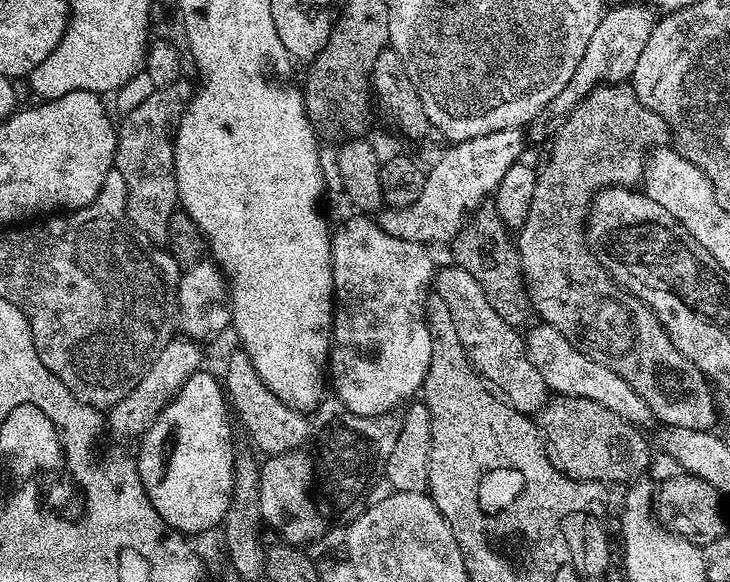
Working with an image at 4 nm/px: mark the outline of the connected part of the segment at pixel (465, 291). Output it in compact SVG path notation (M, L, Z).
M455 262L449 263L449 268L444 268L435 273L434 292L446 302L450 314L454 318L454 330L458 330L458 339L462 341L462 350L466 350L468 360L475 368L477 374L487 382L507 403L517 408L525 414L539 413L540 409L548 403L550 393L542 374L538 374L538 366L528 357L528 347L524 344L524 336L521 335L513 325L507 324L503 318L498 315L498 310L490 306L490 301L486 298L486 293L482 286L478 286L477 280L462 270Z

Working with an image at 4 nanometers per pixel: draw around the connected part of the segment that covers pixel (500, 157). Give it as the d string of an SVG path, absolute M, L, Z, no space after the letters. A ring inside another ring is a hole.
M519 128L498 130L494 134L482 134L478 138L453 143L452 148L436 165L427 169L422 194L410 206L388 208L381 211L378 223L386 234L402 238L406 242L433 246L451 242L464 221L495 193L502 174L521 159L524 152L524 135Z

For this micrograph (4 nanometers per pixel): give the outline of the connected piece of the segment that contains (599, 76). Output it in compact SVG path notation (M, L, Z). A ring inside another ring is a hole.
M624 4L621 8L612 8L603 13L594 30L594 38L590 38L590 46L586 46L586 54L582 54L582 62L578 62L578 70L570 82L551 102L550 112L557 118L563 118L592 91L593 88L610 83L618 84L631 77L634 66L638 66L638 58L646 42L650 42L652 27L657 17L652 16L653 9L644 4Z

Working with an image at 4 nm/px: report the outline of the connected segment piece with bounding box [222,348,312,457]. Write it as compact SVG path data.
M235 349L226 362L226 372L222 375L224 388L233 408L238 412L245 428L248 430L257 448L264 452L263 455L277 456L301 449L312 432L311 423L307 422L303 411L292 408L282 402L280 398L258 376L254 364L245 354L243 349Z

